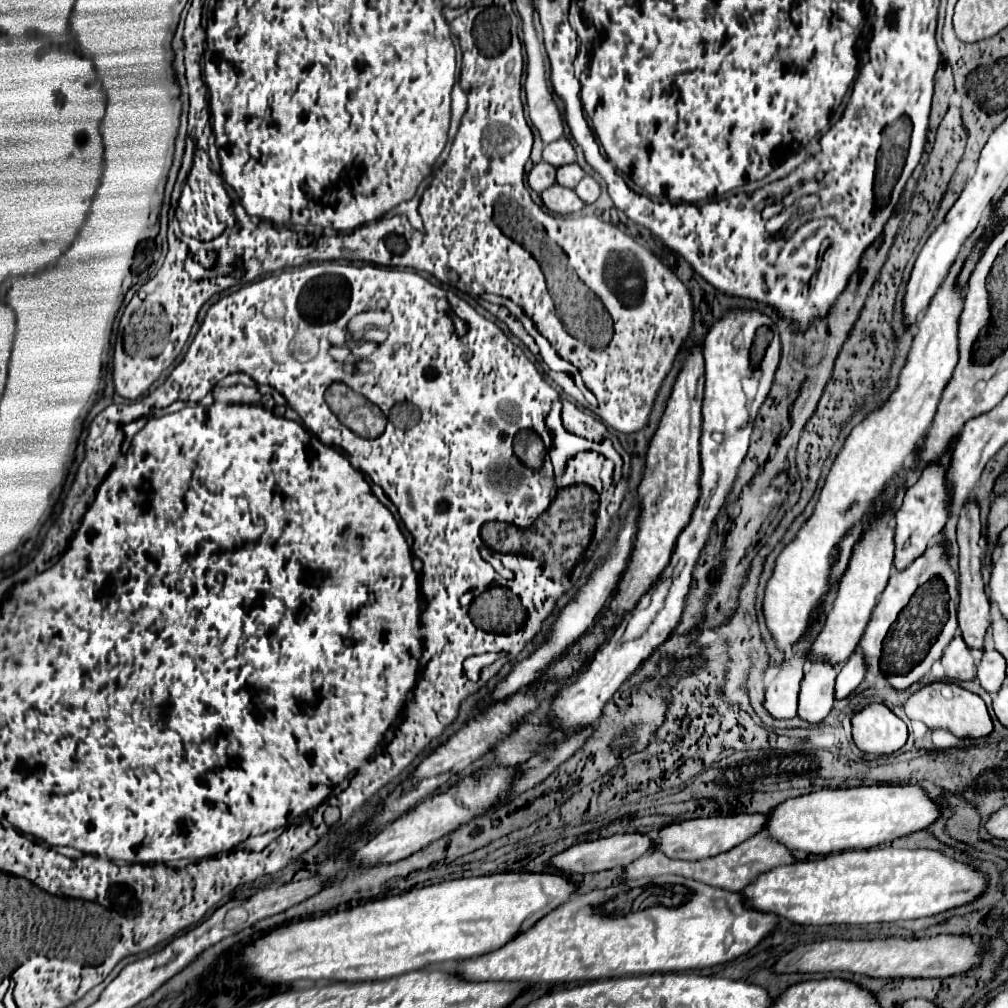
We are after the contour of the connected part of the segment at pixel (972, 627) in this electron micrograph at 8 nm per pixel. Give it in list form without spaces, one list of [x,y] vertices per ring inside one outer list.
[[[975,499],[967,501],[967,505],[963,505],[961,513],[959,513],[959,521],[957,521],[957,545],[959,545],[959,629],[963,633],[963,639],[969,647],[983,647],[983,635],[989,627],[989,603],[987,603],[987,595],[985,595],[985,581],[981,577],[981,557],[983,557],[983,549],[979,545],[981,541],[981,521],[979,521],[979,505]]]

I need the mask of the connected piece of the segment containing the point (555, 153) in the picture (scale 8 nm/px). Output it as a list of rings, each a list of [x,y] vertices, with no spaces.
[[[561,137],[559,141],[545,145],[545,149],[543,149],[543,161],[551,163],[555,167],[573,163],[575,161],[575,149],[573,149],[573,145],[565,137]]]

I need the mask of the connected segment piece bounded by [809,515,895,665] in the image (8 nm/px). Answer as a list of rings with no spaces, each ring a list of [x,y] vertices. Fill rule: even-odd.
[[[883,515],[877,525],[871,525],[871,529],[861,537],[859,545],[855,545],[849,567],[839,583],[837,589],[837,597],[831,605],[831,609],[827,611],[827,619],[819,631],[819,635],[815,637],[815,641],[811,643],[811,653],[817,653],[819,657],[829,659],[833,665],[841,665],[847,661],[847,657],[851,657],[851,653],[855,651],[859,637],[863,635],[871,611],[879,599],[879,595],[883,593],[887,581],[889,581],[889,571],[891,571],[891,563],[893,563],[893,529],[887,525],[889,515]]]

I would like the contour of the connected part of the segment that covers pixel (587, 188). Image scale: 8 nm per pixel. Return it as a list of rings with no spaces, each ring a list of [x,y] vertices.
[[[585,175],[585,177],[579,181],[579,185],[575,187],[575,193],[577,193],[585,203],[593,203],[593,201],[597,201],[597,197],[599,197],[599,193],[601,193],[601,187],[599,187],[599,183],[597,183],[591,175]]]

